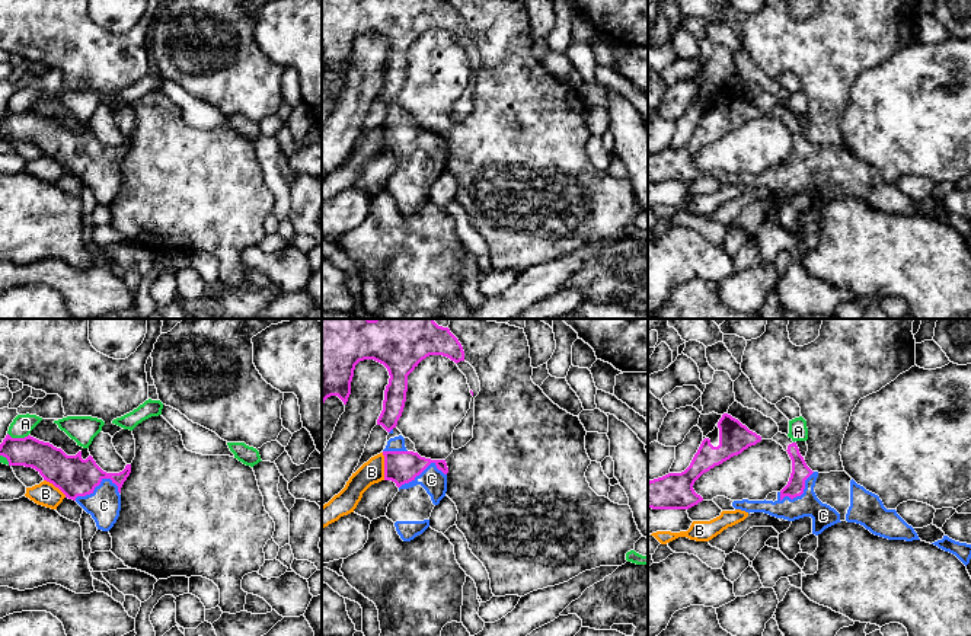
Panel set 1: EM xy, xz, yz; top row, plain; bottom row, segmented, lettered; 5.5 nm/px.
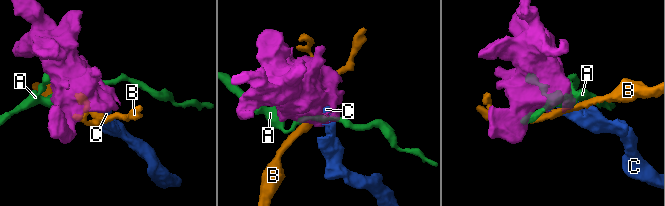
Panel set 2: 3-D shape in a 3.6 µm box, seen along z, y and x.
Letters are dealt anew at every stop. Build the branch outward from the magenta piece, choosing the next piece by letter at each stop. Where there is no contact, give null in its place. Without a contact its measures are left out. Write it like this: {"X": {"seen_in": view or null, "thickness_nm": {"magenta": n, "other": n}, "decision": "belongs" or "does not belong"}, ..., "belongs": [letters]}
{"A": {"seen_in": "xy", "thickness_nm": {"magenta": 180, "other": 120}, "decision": "does not belong"}, "B": {"seen_in": "xz", "thickness_nm": {"magenta": 180, "other": 130}, "decision": "does not belong"}, "C": {"seen_in": "xy", "thickness_nm": {"magenta": 220, "other": 180}, "decision": "belongs"}, "belongs": ["C"]}

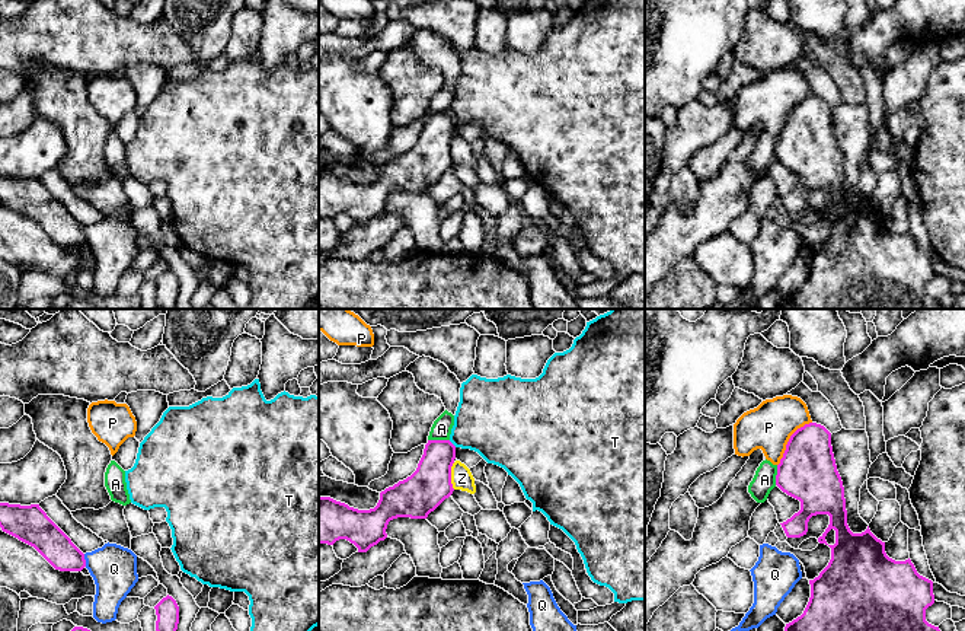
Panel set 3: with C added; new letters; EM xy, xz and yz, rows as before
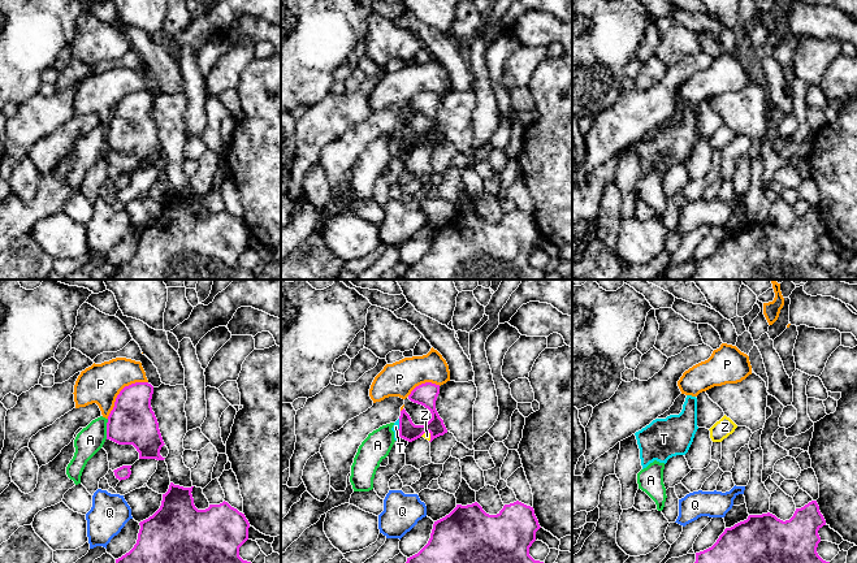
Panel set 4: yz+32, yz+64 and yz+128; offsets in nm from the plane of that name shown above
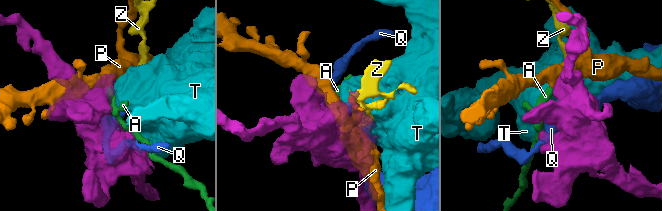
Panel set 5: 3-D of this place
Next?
{"A": {"seen_in": "xz", "thickness_nm": {"magenta": 220, "other": 110}, "decision": "does not belong"}, "P": {"seen_in": "yz", "thickness_nm": {"magenta": 320, "other": 260}, "decision": "does not belong"}, "Q": {"seen_in": "xy", "thickness_nm": {"magenta": 180, "other": 260}, "decision": "does not belong"}, "T": {"seen_in": "xz", "thickness_nm": {"magenta": 220, "other": 380}, "decision": "does not belong"}, "Z": {"seen_in": "xz", "thickness_nm": {"magenta": 240, "other": 120}, "decision": "does not belong"}, "belongs": []}

